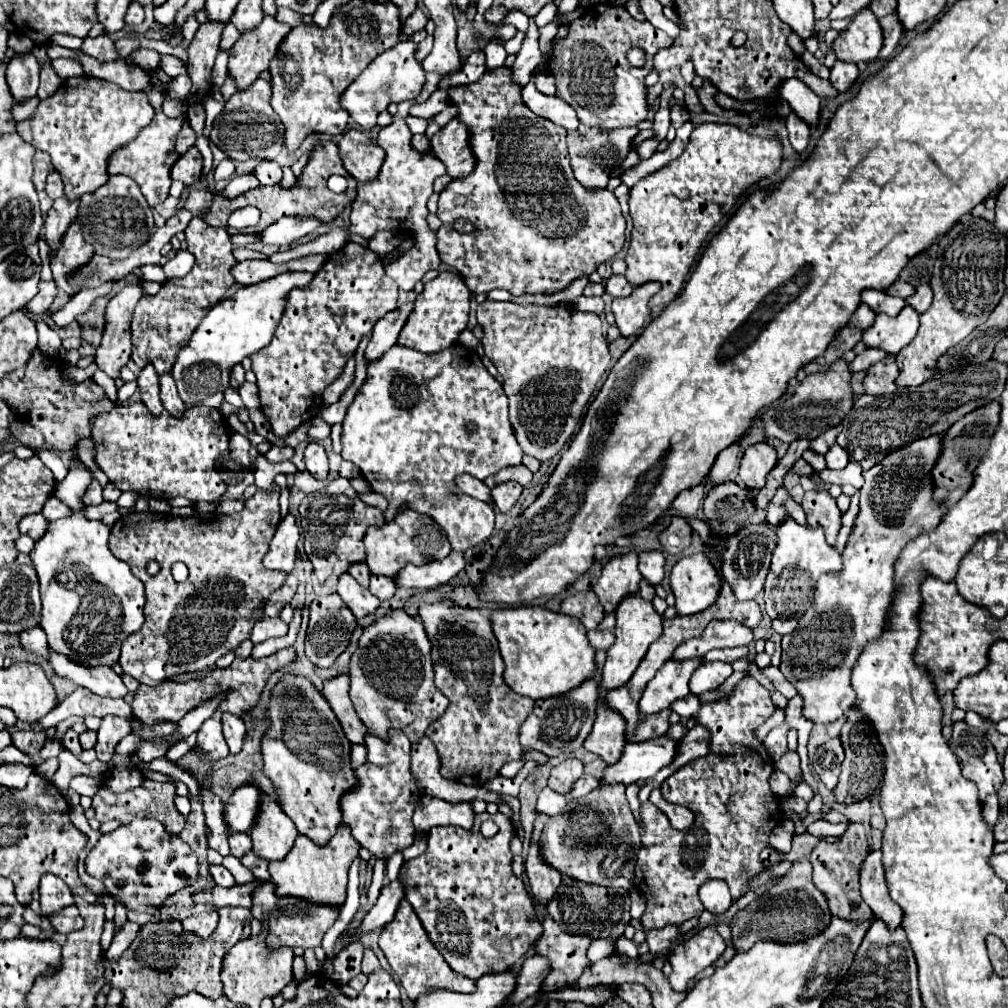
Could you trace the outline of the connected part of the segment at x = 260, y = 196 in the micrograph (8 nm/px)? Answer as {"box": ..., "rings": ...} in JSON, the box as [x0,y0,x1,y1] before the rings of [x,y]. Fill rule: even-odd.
{"box":[201,140,357,234],"rings":[[[327,140],[321,144],[315,144],[313,150],[309,150],[309,162],[305,164],[301,176],[295,180],[295,184],[291,188],[281,188],[281,184],[275,186],[259,186],[255,190],[247,190],[237,198],[225,198],[221,194],[215,194],[209,208],[201,214],[201,218],[211,224],[211,226],[221,226],[219,222],[227,222],[227,218],[231,216],[233,210],[243,208],[243,206],[255,206],[261,210],[261,218],[259,224],[255,228],[249,228],[247,234],[255,234],[257,230],[265,230],[265,226],[271,226],[273,222],[277,222],[283,216],[295,216],[295,218],[317,218],[319,222],[331,222],[347,204],[353,202],[355,198],[355,188],[357,182],[353,180],[353,176],[345,170],[341,158],[339,158],[339,148],[335,142]],[[331,174],[341,174],[347,178],[349,186],[345,190],[345,194],[333,194],[327,188],[327,178]]]}

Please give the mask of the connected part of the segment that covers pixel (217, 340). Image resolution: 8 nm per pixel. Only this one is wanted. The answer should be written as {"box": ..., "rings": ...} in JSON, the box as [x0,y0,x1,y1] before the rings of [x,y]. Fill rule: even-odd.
{"box":[173,272,311,408],"rings":[[[283,272],[275,278],[243,286],[233,296],[221,300],[203,318],[197,332],[193,332],[189,344],[181,348],[177,362],[173,366],[173,378],[181,400],[187,406],[211,406],[219,408],[223,404],[221,392],[229,386],[231,368],[245,356],[265,348],[287,306],[287,294],[303,284],[311,282],[311,272]]]}

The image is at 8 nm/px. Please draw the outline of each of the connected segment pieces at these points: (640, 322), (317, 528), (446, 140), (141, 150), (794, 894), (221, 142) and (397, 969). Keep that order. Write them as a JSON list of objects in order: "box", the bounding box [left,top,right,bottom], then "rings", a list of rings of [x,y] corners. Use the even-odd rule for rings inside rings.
[{"box":[613,282,661,336],"rings":[[[645,282],[635,286],[633,292],[625,298],[613,298],[613,314],[615,324],[619,326],[623,336],[637,334],[649,324],[649,298],[661,290],[659,282]]]},{"box":[299,478,385,582],"rings":[[[337,478],[319,492],[307,494],[299,506],[299,514],[301,514],[305,552],[309,552],[309,560],[313,562],[321,582],[331,574],[343,574],[351,562],[365,560],[363,536],[367,524],[379,526],[381,522],[385,522],[383,510],[369,506],[359,496],[355,496],[355,490],[347,478]],[[333,526],[337,526],[337,530],[333,530]]]},{"box":[431,120,475,178],"rings":[[[451,120],[431,138],[431,150],[441,158],[451,178],[465,178],[473,172],[475,158],[469,150],[469,134],[461,122]]]},{"box":[107,77,187,206],"rings":[[[149,77],[149,88],[143,90],[147,96],[153,108],[155,108],[155,116],[151,120],[149,126],[145,126],[135,140],[127,142],[125,146],[119,146],[107,160],[107,170],[109,174],[127,174],[131,176],[143,196],[147,198],[147,204],[149,206],[155,206],[159,202],[163,202],[169,194],[169,186],[171,186],[171,176],[169,176],[169,170],[171,166],[175,164],[175,160],[179,158],[177,150],[175,150],[175,142],[177,142],[177,136],[179,132],[183,130],[183,124],[187,122],[187,114],[179,116],[179,118],[167,118],[162,112],[162,104],[167,98],[166,91],[163,87],[155,86],[151,83]]]},{"box":[731,858,831,952],"rings":[[[801,858],[775,882],[763,896],[757,896],[749,906],[739,910],[731,920],[731,946],[737,952],[749,950],[761,940],[771,940],[779,944],[795,944],[821,934],[831,924],[831,910],[825,894],[813,884],[811,862]]]},{"box":[211,78,285,160],"rings":[[[257,78],[249,88],[235,92],[221,112],[223,118],[213,120],[211,142],[221,148],[231,160],[275,160],[283,148],[285,128],[277,114],[269,114],[271,110],[271,84],[267,80]],[[265,112],[265,114],[263,114]]]},{"box":[379,900,475,1000],"rings":[[[403,900],[399,904],[393,922],[389,922],[383,928],[383,932],[379,936],[379,946],[385,954],[385,958],[389,960],[393,972],[399,976],[401,986],[405,988],[405,992],[411,1000],[415,1000],[425,990],[433,990],[433,988],[445,988],[445,990],[453,990],[453,992],[473,992],[475,990],[475,980],[461,976],[451,966],[447,966],[445,958],[439,954],[439,950],[429,940],[429,934],[425,932],[421,920],[417,918],[413,906],[409,906],[407,900]]]}]

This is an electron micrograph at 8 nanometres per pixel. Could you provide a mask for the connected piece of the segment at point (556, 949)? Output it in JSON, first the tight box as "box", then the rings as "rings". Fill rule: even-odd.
{"box":[533,916,593,994],"rings":[[[551,916],[543,918],[543,930],[543,936],[533,948],[537,956],[545,956],[551,962],[551,970],[543,980],[541,990],[545,994],[555,994],[571,988],[573,980],[579,980],[583,970],[591,964],[587,958],[587,948],[593,938],[559,930]]]}

